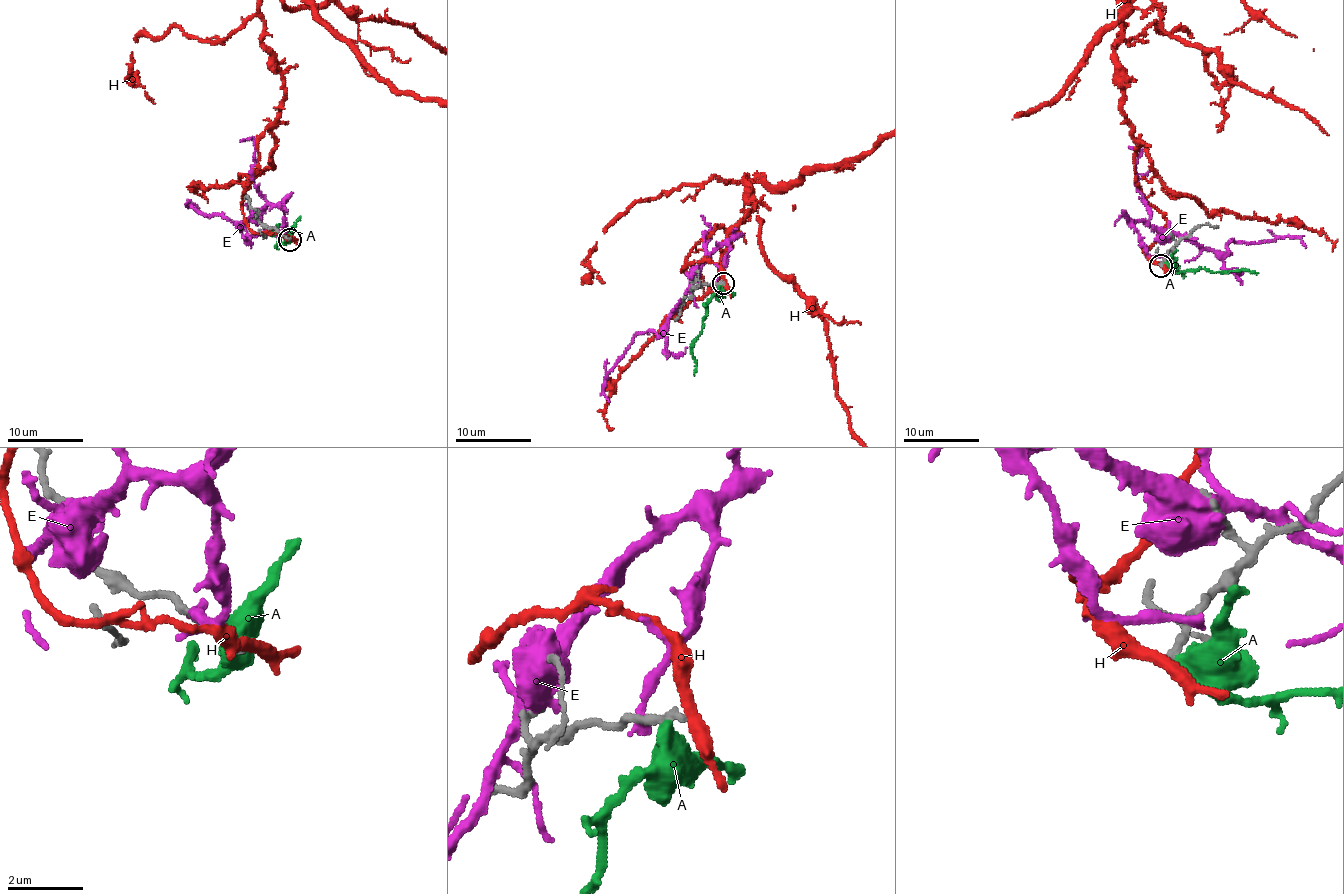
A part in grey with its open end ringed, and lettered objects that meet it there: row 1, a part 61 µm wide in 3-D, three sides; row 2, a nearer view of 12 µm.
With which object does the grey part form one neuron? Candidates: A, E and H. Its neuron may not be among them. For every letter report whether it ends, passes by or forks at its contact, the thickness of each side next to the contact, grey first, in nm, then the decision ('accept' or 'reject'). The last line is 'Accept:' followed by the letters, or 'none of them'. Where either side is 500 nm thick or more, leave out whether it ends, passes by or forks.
A: calibres 240 and 550 nm; reject
E: it ends; calibres 190 and 320 nm; reject
H: it passes by; calibres 200 and 320 nm; reject
Accept: none of them

